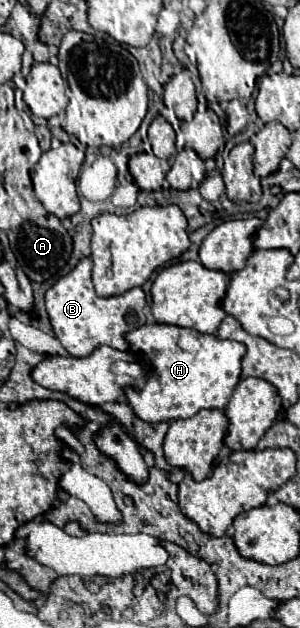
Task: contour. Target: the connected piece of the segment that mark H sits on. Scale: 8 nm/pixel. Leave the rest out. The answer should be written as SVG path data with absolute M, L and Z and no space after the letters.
M167 323L143 325L131 331L127 341L131 343L129 351L143 357L151 367L143 391L127 391L135 415L143 421L159 423L189 419L199 409L223 409L241 381L241 361L247 347L239 341L203 335L195 329Z

